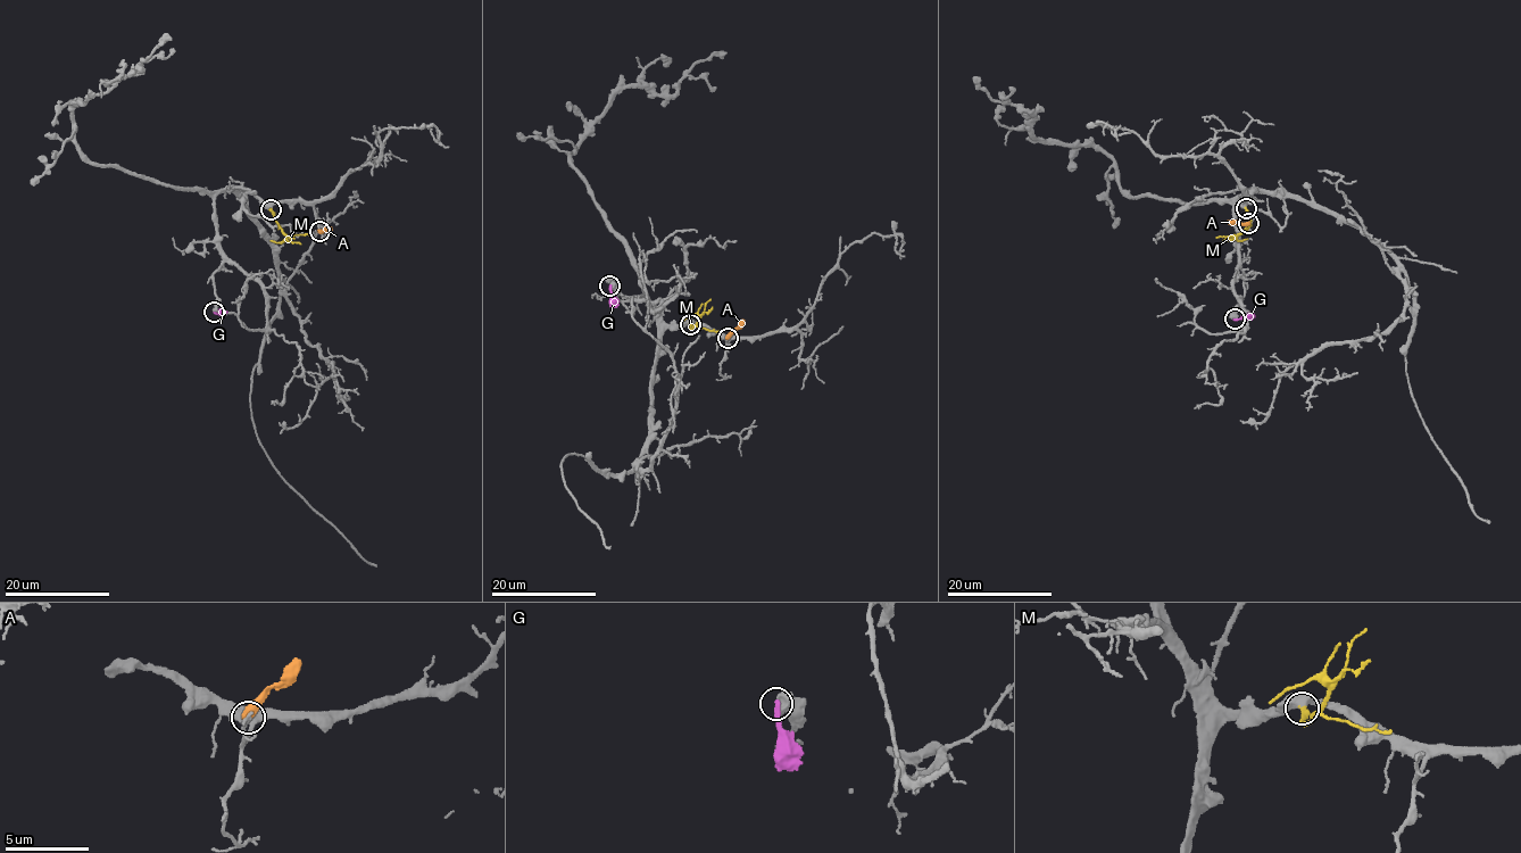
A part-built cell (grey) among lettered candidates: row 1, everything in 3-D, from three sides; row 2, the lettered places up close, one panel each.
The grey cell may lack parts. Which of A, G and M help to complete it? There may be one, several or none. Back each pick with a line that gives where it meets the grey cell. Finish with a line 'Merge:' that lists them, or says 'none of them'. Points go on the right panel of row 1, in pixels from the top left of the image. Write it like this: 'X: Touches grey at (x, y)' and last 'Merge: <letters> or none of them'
M: Touches grey at (1246, 208)
Merge: M

